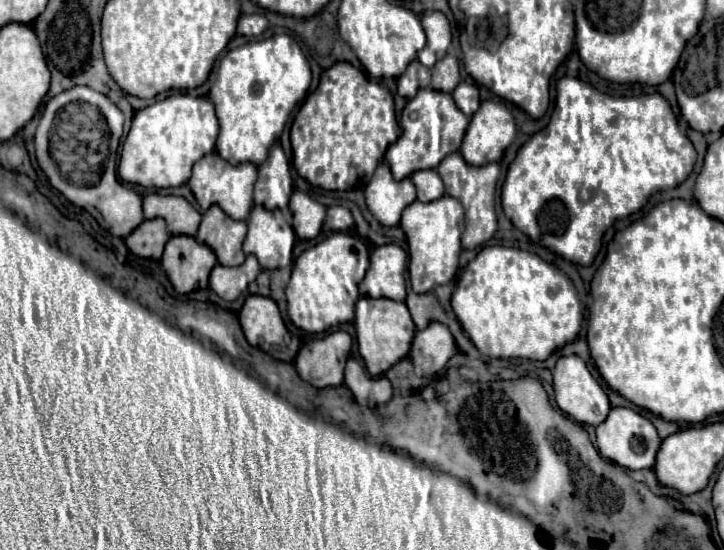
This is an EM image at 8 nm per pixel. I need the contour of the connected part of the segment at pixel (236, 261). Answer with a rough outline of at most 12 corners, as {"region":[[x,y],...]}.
{"region":[[217,205],[203,213],[197,241],[213,249],[219,265],[237,267],[245,221]]}

